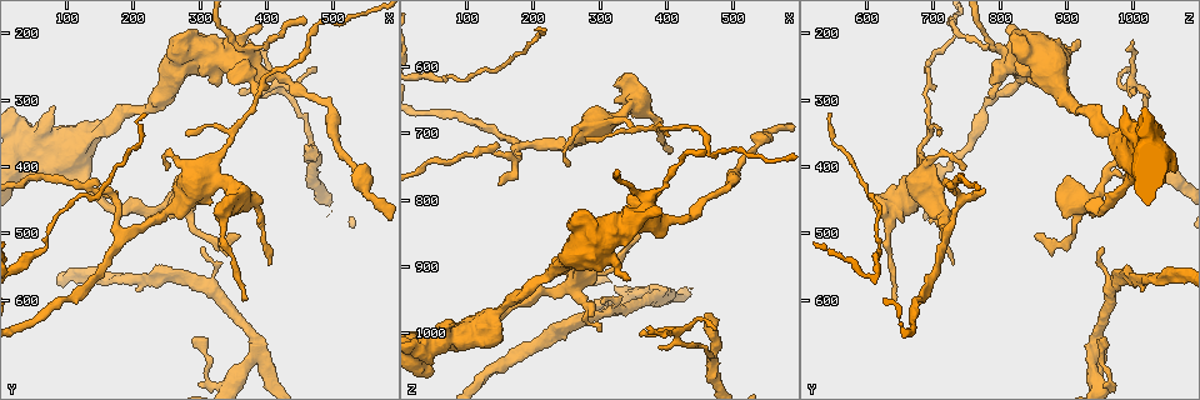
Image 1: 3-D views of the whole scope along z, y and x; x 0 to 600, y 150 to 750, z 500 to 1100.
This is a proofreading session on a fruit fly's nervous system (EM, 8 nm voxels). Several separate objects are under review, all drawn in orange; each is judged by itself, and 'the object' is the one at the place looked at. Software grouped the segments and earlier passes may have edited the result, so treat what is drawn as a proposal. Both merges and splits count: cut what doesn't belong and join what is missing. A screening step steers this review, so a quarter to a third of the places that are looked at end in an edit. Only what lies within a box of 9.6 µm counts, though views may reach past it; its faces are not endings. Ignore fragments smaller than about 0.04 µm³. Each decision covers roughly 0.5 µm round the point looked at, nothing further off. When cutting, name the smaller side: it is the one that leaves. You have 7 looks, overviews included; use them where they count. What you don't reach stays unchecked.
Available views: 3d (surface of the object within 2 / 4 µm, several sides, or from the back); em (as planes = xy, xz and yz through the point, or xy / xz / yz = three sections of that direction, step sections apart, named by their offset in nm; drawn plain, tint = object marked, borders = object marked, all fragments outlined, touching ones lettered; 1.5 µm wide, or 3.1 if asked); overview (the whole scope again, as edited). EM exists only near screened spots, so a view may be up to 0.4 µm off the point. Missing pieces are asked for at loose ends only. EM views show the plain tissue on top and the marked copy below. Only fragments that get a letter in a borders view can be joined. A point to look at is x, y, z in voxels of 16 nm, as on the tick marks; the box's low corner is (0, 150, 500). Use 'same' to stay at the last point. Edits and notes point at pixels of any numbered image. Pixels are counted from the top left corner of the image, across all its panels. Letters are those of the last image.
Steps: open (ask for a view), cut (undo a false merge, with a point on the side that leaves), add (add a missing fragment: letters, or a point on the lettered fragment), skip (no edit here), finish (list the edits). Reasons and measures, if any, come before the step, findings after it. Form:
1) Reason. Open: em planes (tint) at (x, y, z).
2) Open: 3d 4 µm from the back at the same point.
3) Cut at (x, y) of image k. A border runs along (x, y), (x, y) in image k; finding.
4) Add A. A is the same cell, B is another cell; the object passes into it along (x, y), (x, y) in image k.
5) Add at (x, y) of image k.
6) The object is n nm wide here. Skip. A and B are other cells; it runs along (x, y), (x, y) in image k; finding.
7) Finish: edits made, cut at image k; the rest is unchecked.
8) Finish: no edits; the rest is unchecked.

Three arms meet. Open: 3d 2 µm at (385, 685, 945).

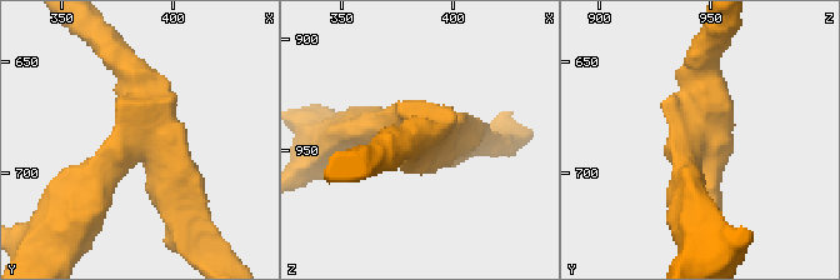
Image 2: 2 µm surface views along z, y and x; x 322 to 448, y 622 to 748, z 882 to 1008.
3 arms meet here; the arms are 220, 240, 300 nm wide; now the EM. Open: em planes (borders) at (386, 682, 942).

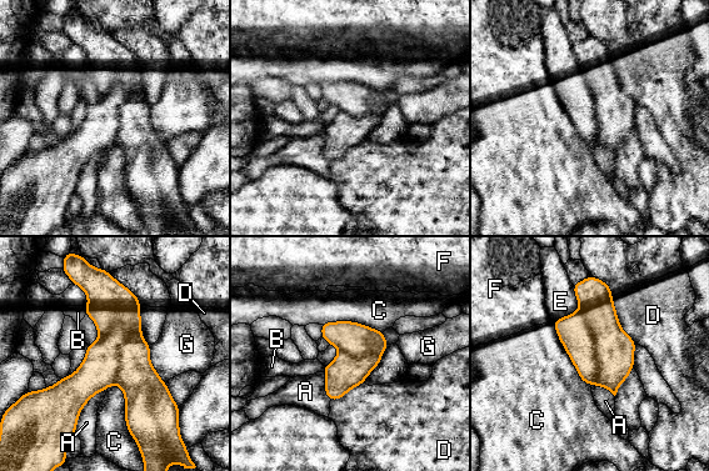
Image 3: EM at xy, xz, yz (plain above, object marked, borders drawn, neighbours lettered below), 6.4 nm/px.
Cut at (98, 371) of image 3. A, B, C, D, E, F and G are other cells; a border runs along (118, 321), (133, 335), (114, 381) in image 3; a second neuron is stuck on.

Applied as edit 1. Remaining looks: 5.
See it whole again. Open: overview.

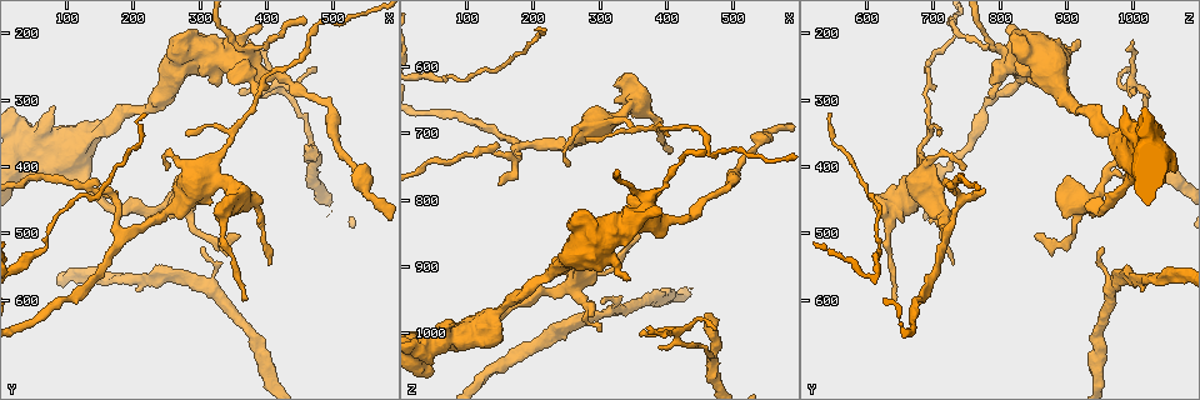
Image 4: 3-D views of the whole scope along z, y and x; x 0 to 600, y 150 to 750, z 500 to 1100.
Tapers out. Open: 3d 4 µm at (310, 515, 955).

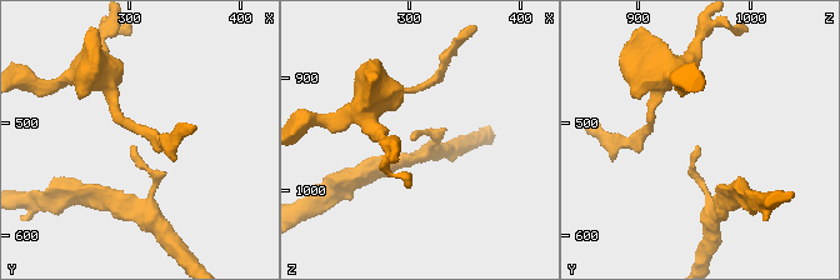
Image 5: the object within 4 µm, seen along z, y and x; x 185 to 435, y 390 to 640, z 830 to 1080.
Open: em planes (borders) at (306, 522, 954).

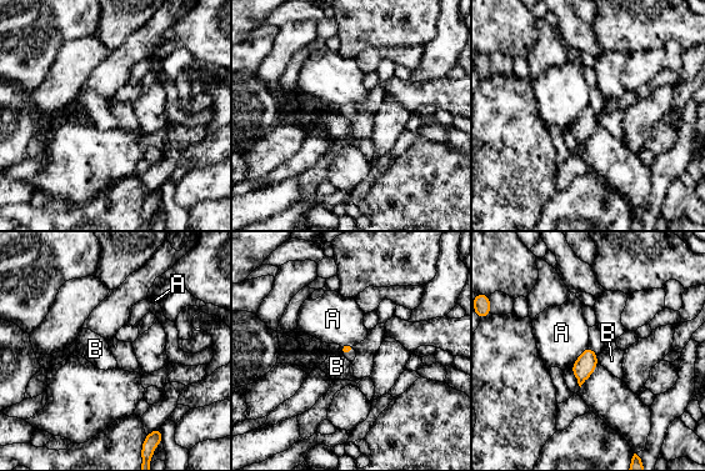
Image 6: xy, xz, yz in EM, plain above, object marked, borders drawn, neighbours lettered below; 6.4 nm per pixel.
The longest contact is with A, 190 nm. Skip. A and B are other cells; no lettered fragment goes on from it.

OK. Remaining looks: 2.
Thick end. Open: em planes (borders) at (390, 190, 815).

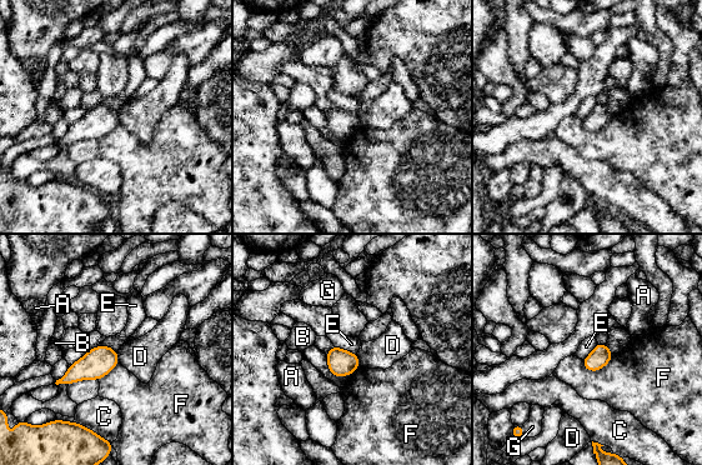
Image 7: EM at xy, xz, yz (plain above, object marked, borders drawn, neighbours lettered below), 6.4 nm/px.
Skip. A, B, C, D, E, F and G are other cells; a border runs along (334, 344), (356, 354) in image 7; no lettered fragment goes on from it.

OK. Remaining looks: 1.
Finish: edits made, cut at image 3; the rest is unchecked.

